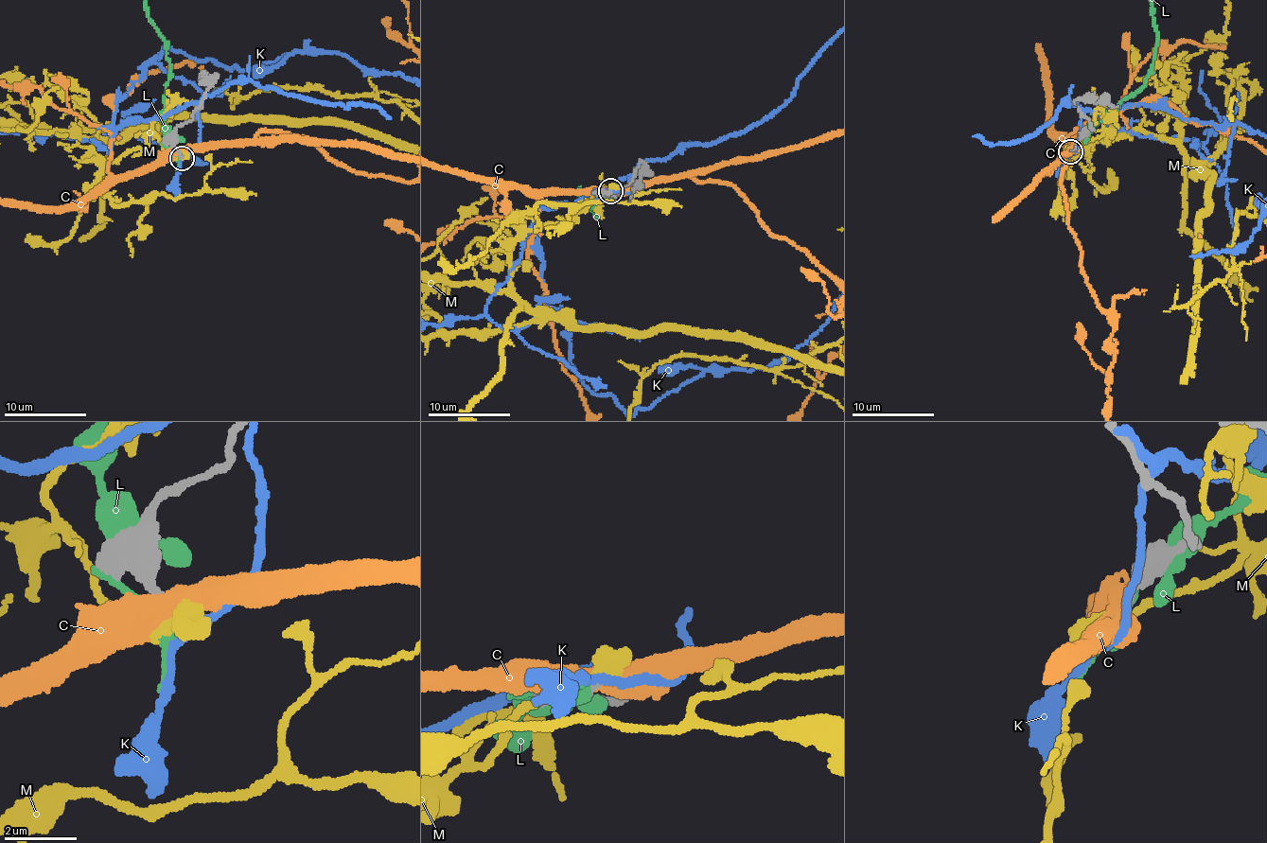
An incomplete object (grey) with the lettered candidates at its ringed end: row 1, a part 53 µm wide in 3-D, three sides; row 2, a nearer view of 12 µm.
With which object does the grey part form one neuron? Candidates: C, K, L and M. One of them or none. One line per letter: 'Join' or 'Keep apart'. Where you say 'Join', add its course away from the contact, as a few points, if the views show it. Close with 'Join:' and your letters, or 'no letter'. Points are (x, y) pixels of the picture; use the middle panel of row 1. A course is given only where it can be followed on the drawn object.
C: Keep apart
K: Keep apart
L: Keep apart
M: Keep apart
Join: no letter

